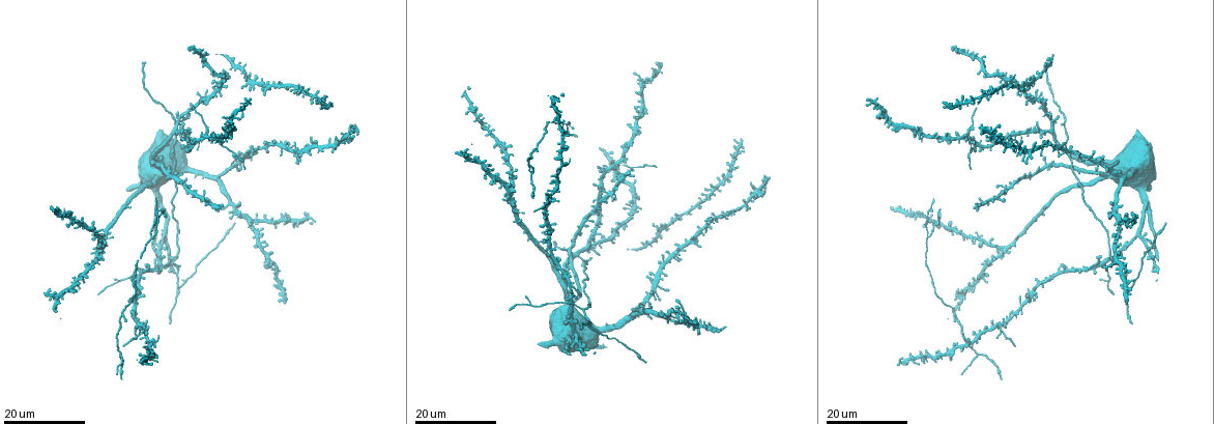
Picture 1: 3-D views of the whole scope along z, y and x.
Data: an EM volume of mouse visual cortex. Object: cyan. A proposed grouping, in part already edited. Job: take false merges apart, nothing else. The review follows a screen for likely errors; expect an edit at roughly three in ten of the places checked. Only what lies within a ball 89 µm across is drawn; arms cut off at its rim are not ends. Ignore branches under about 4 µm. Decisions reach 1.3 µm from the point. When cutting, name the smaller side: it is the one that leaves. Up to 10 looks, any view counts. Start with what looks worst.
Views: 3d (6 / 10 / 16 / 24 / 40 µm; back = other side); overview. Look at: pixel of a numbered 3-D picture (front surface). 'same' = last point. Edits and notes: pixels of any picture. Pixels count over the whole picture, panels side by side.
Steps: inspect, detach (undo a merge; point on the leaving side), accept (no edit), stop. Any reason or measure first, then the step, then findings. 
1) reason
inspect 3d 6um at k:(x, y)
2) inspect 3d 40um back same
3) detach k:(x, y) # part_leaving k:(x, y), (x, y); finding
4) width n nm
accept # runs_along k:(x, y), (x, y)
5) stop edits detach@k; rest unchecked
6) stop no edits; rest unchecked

four arms meet
inspect 3d 24um at 1:(1000, 327)

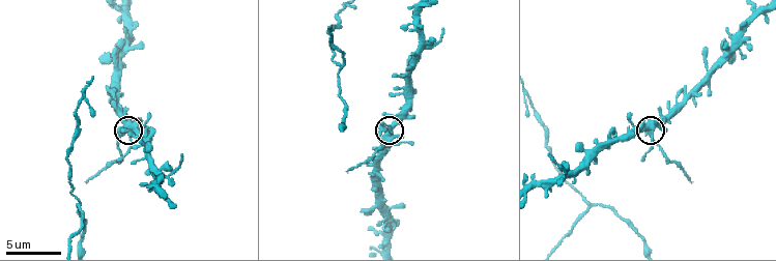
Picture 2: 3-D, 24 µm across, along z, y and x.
zoom in
inspect 3d 10um at 2:(651, 133)

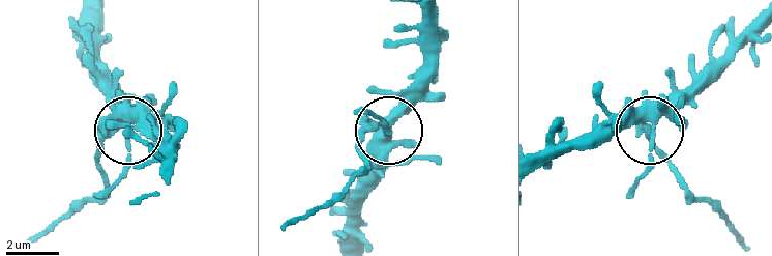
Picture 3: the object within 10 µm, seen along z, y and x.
width 330 nm
detach 3:(96, 164) # part_leaving 3:(645, 128), (685, 193), (711, 205), (738, 239); two neurons meet here

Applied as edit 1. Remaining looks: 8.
see it whole again
inspect overview

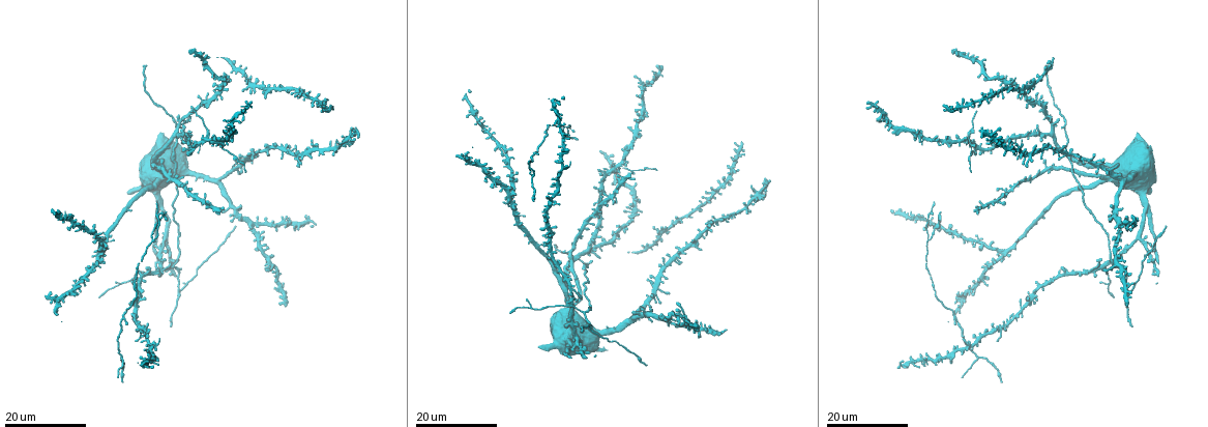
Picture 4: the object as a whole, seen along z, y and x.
arms part here
inspect 3d 24um at 4:(929, 239)

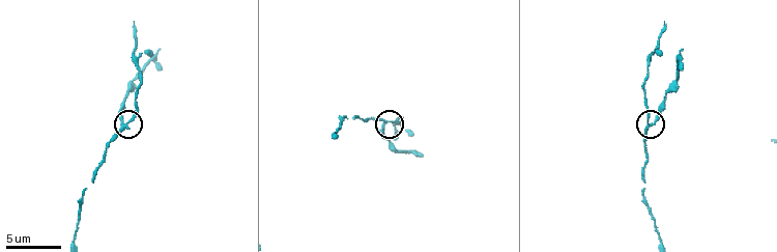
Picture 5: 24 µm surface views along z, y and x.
inspect 3d 6um at 5:(650, 125)

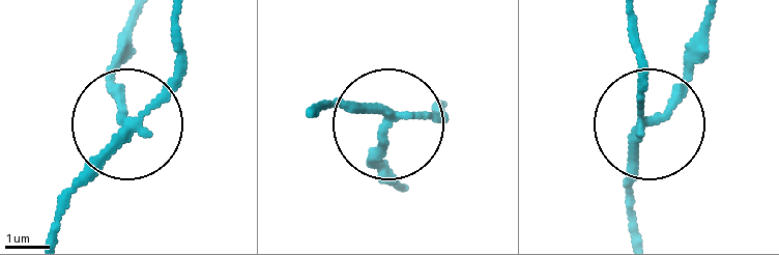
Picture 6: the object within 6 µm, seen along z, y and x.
side_arm 9 um
detach 6:(108, 79) # part_leaving 6:(127, 117), (116, 54), (131, 20); a second neuron is stuck on

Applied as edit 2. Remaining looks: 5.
inspect overview

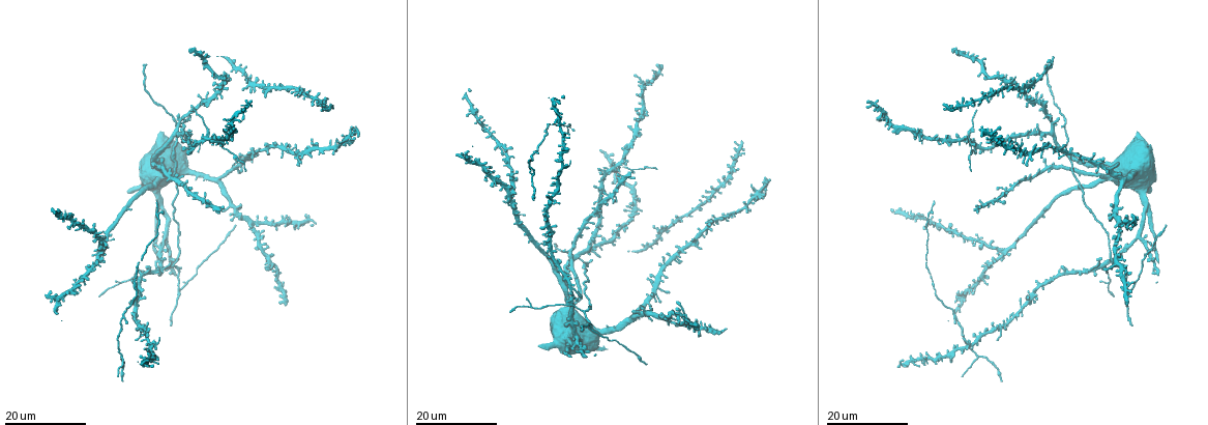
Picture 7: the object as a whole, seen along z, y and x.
four arms meet
inspect 3d 24um at 7:(981, 338)

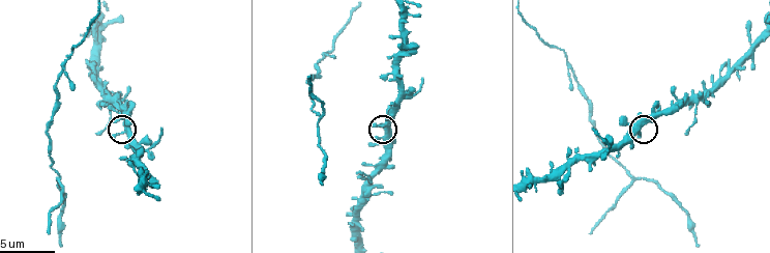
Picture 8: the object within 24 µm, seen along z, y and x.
inspect 3d 10um at 8:(384, 125)

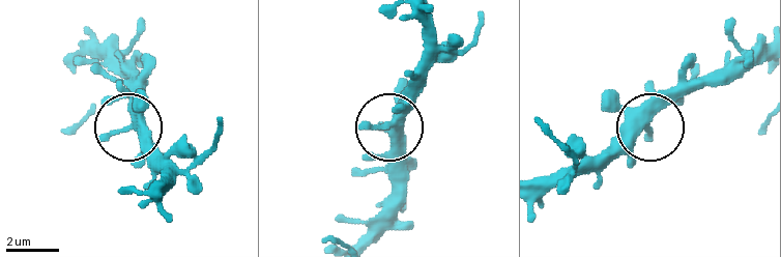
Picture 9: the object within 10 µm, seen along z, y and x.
side_arm 26 um
accept # runs_along 9:(763, 44), (736, 66), (684, 88), (605, 160); one neuron here

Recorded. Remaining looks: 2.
arms part here
inspect 3d 6um at 8:(59, 174)

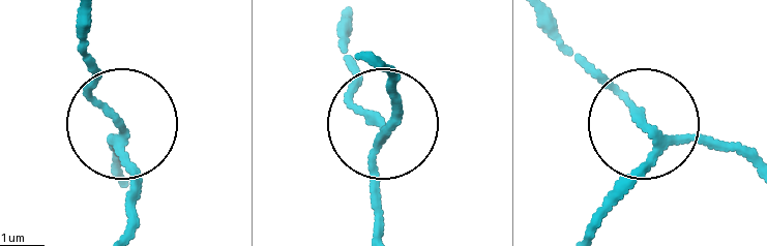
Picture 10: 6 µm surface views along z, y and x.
other side
inspect 3d 6um back at 10:(123, 131)

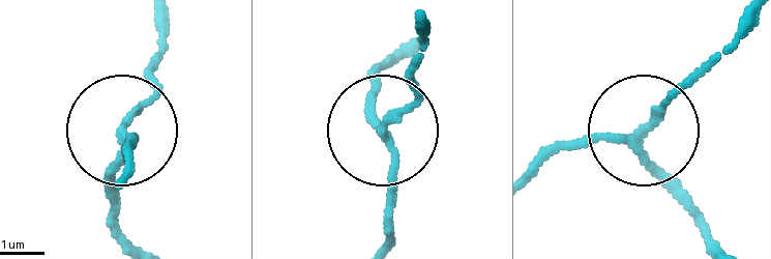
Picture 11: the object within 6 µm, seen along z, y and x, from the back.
arms 3
accept # one neuron here

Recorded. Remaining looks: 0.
stop edits detach@3, detach@6; rest unchecked

